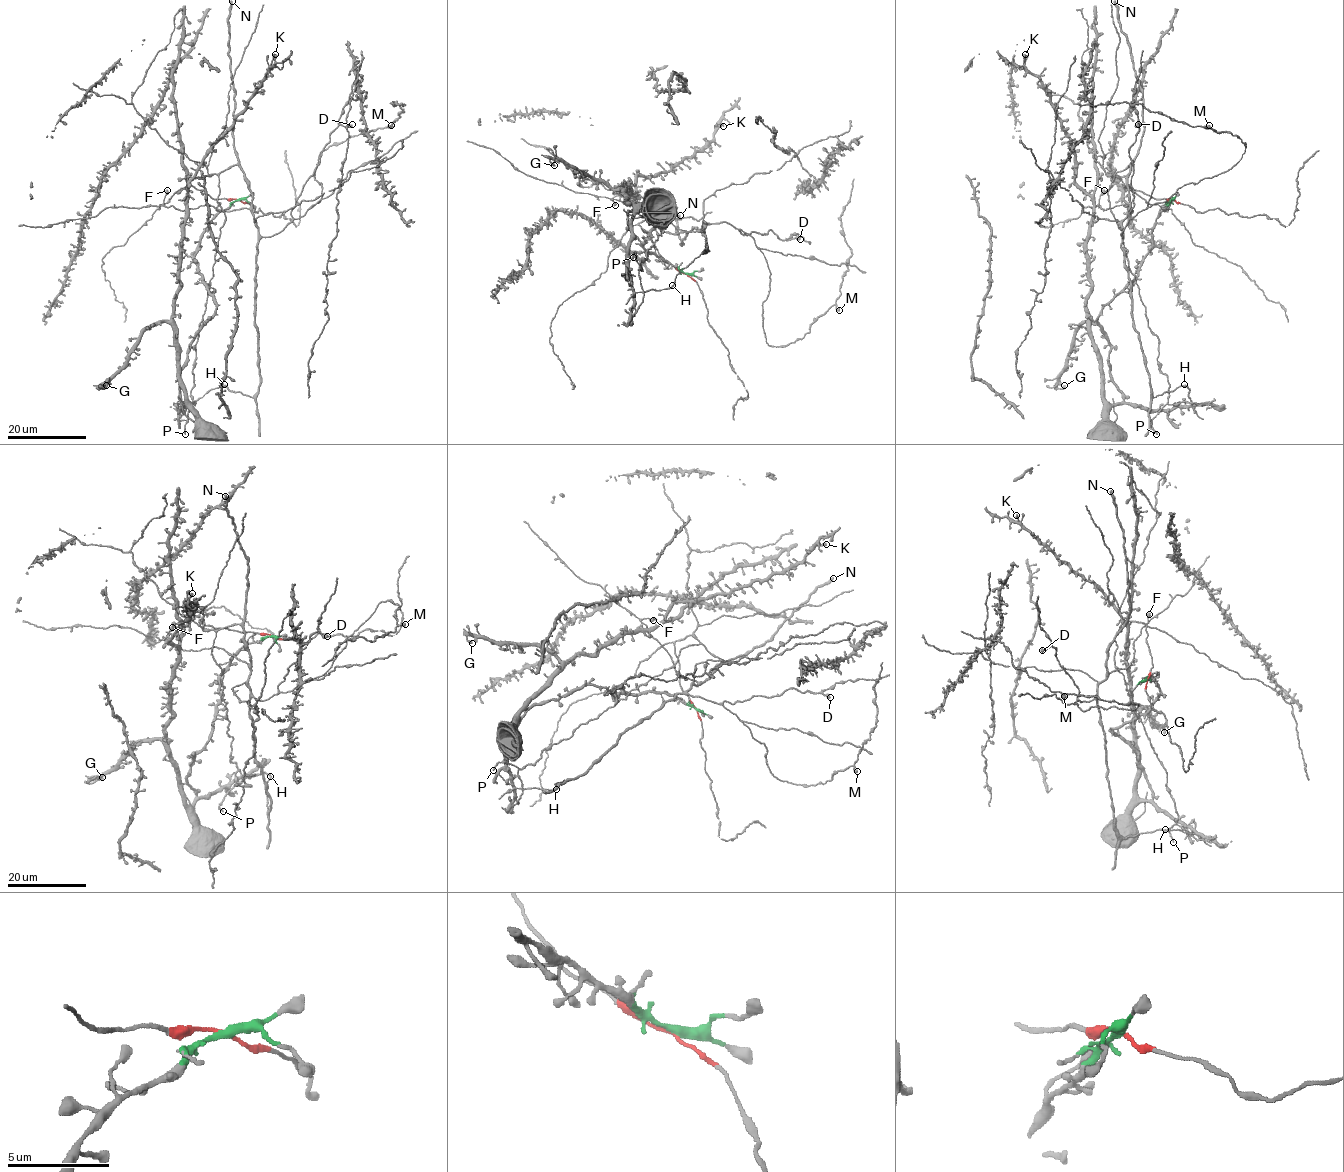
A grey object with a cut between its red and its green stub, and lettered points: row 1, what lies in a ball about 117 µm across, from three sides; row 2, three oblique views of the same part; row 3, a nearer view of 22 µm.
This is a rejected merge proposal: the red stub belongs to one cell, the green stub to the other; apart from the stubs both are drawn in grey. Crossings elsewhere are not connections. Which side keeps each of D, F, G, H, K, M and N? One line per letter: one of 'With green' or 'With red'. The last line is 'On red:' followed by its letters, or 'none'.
D: With red
F: With red
G: With green
H: With red
K: With green
M: With red
N: With red
On red: D, F, H, M, N

